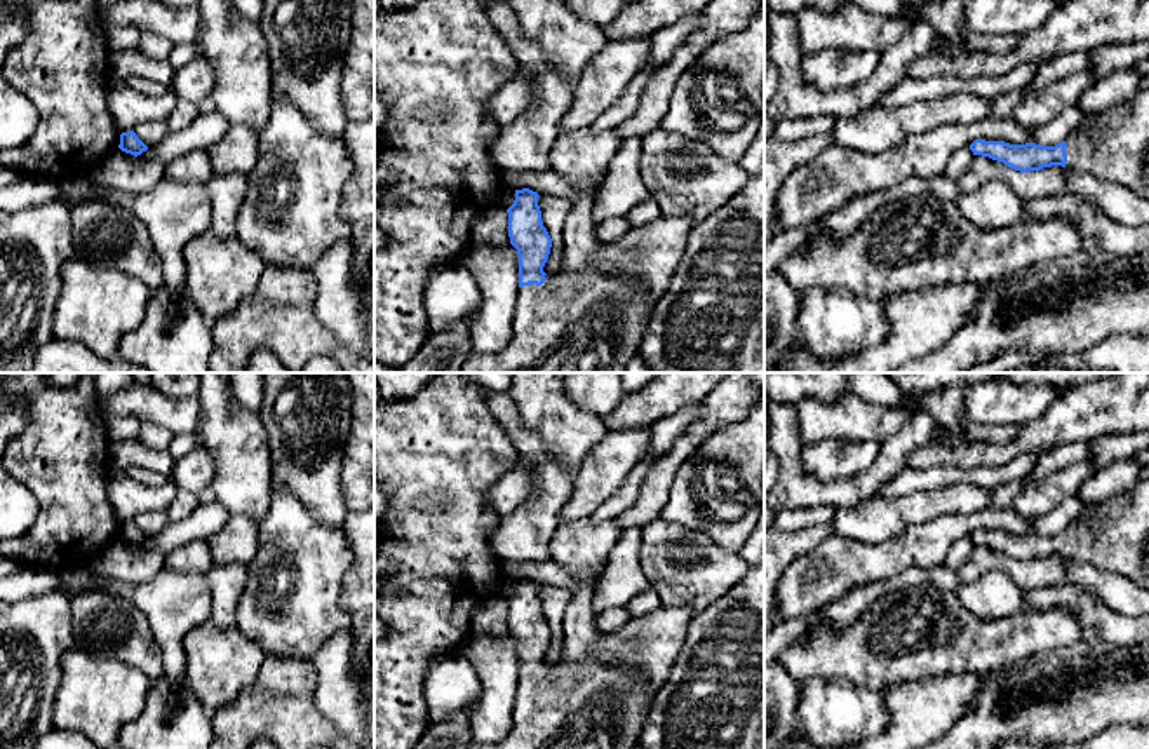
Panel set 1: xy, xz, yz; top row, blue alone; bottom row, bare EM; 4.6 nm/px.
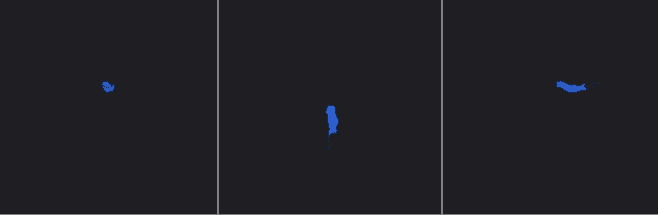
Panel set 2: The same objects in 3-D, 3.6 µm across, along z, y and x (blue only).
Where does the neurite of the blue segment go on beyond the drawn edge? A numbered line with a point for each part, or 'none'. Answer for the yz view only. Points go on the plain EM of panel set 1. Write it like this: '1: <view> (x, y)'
1: yz (1113, 535)

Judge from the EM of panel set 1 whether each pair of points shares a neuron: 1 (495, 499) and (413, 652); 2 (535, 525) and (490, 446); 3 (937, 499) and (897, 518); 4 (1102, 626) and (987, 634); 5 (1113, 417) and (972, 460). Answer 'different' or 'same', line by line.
1: different
2: different
3: same
4: different
5: same

